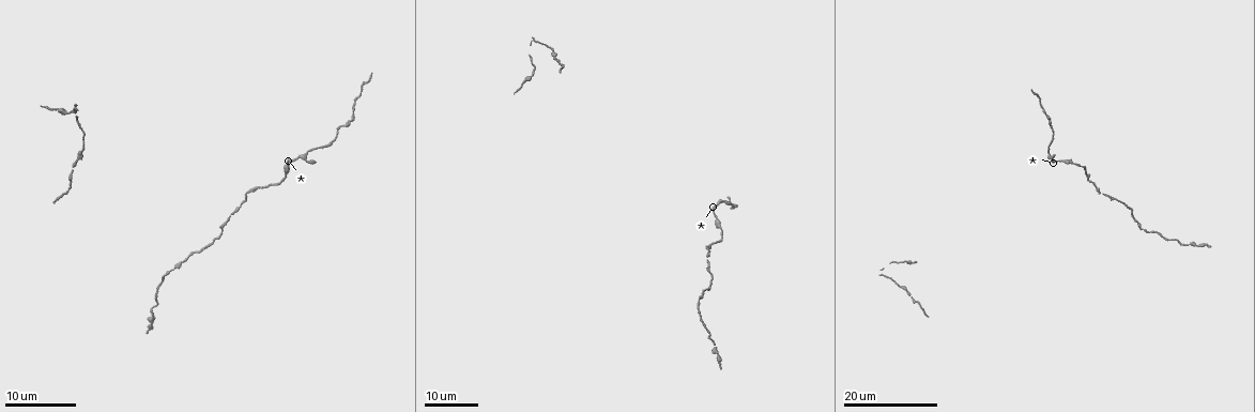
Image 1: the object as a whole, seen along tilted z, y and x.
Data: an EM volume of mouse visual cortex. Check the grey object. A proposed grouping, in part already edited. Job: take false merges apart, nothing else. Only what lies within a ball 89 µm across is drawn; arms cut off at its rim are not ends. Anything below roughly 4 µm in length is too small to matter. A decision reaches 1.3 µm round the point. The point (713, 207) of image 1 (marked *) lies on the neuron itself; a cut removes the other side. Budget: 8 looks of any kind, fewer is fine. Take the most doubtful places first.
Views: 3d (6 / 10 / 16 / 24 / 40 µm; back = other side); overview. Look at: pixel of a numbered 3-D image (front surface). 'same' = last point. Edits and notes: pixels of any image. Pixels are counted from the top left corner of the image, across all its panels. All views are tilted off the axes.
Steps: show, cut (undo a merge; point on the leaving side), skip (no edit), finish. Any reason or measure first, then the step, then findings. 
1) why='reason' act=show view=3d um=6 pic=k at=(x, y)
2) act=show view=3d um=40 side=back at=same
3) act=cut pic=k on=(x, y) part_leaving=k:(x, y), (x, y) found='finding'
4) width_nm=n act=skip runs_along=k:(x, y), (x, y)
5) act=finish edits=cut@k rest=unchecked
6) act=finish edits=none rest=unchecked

why='thin neck' act=show view=3d um=16 pic=1 at=(70, 182)

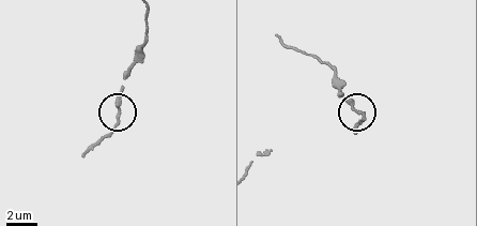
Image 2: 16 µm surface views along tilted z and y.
act=show view=3d um=6 pic=2 at=(357, 113)

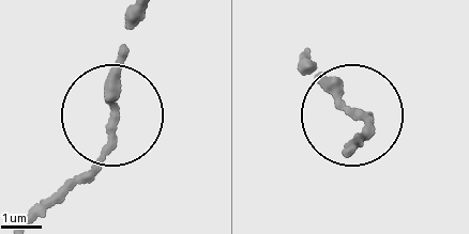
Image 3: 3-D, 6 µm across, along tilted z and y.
why='from behind' act=show view=3d um=6 side=back pic=3 at=(112, 116)

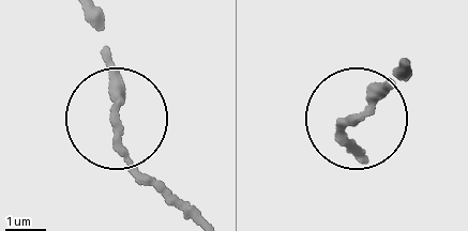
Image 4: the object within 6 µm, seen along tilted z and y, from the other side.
width_nm=180 act=skip found='continuous, no second neuron'

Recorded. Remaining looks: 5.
why='sudden change in width' act=show view=3d um=24 pic=1 at=(338, 128)

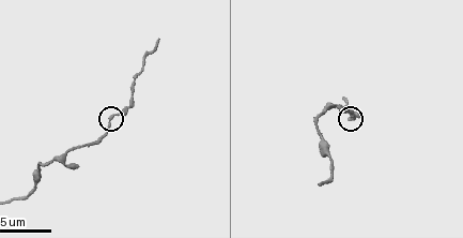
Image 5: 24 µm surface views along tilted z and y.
act=show view=3d um=6 pic=5 at=(111, 115)

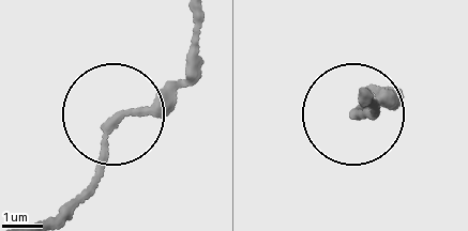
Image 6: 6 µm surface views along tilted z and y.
act=skip runs_along=6:(61, 210), (93, 174), (106, 125), (201, 62) found='one neuron here'

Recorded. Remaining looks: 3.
why='a narrow waist' act=show view=3d um=16 pic=1 at=(1144, 228)

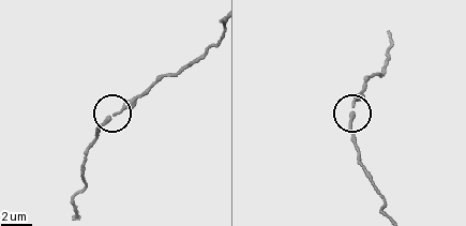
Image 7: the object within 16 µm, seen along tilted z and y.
why='closer look' act=show view=3d um=6 pic=7 at=(352, 104)

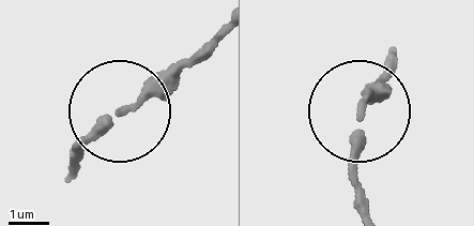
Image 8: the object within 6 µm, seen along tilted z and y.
width_nm=120 act=skip found='all the same neuron'

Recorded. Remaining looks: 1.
why='sudden change in width' act=show view=3d um=16 pic=5 at=(67, 150)

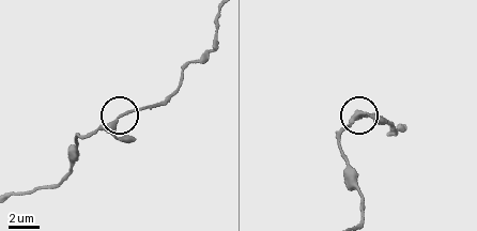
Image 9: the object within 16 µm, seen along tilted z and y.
width_nm=240 act=skip found='all the same neuron'

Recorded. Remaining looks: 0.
act=finish edits=none rest=unchecked

